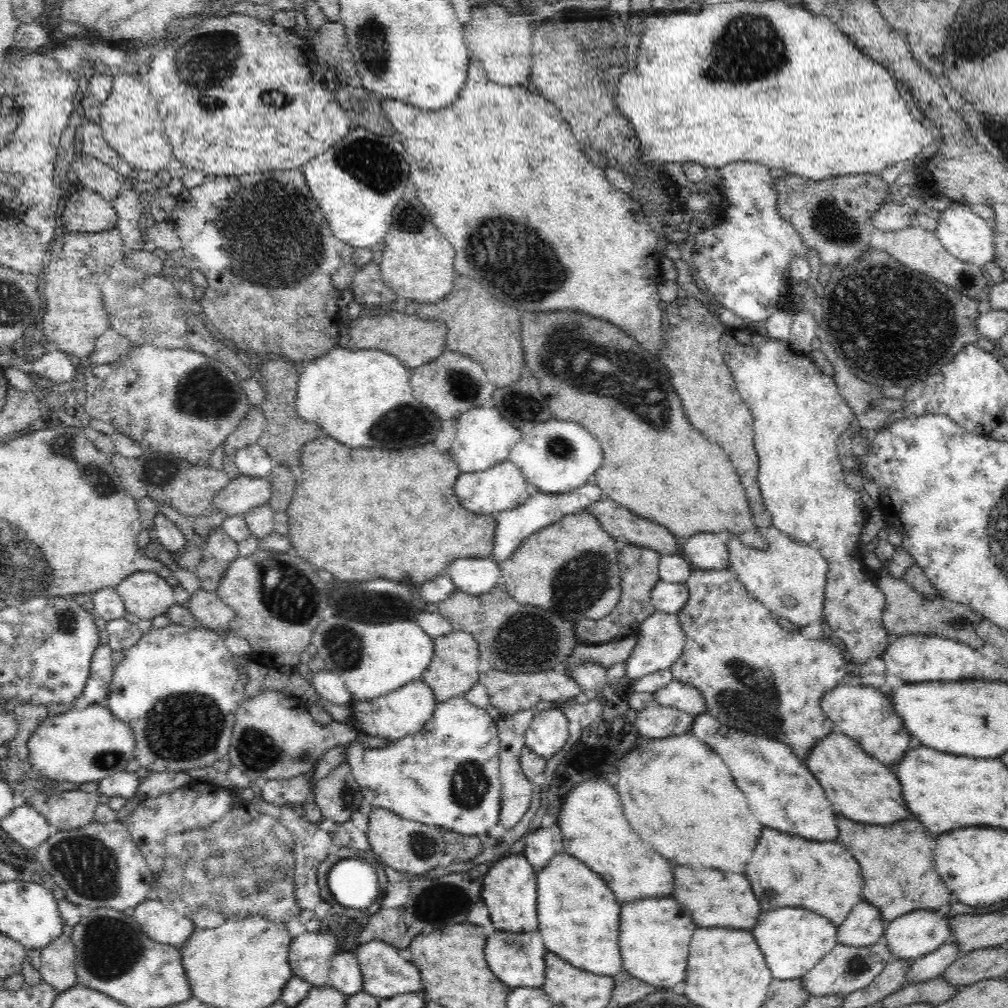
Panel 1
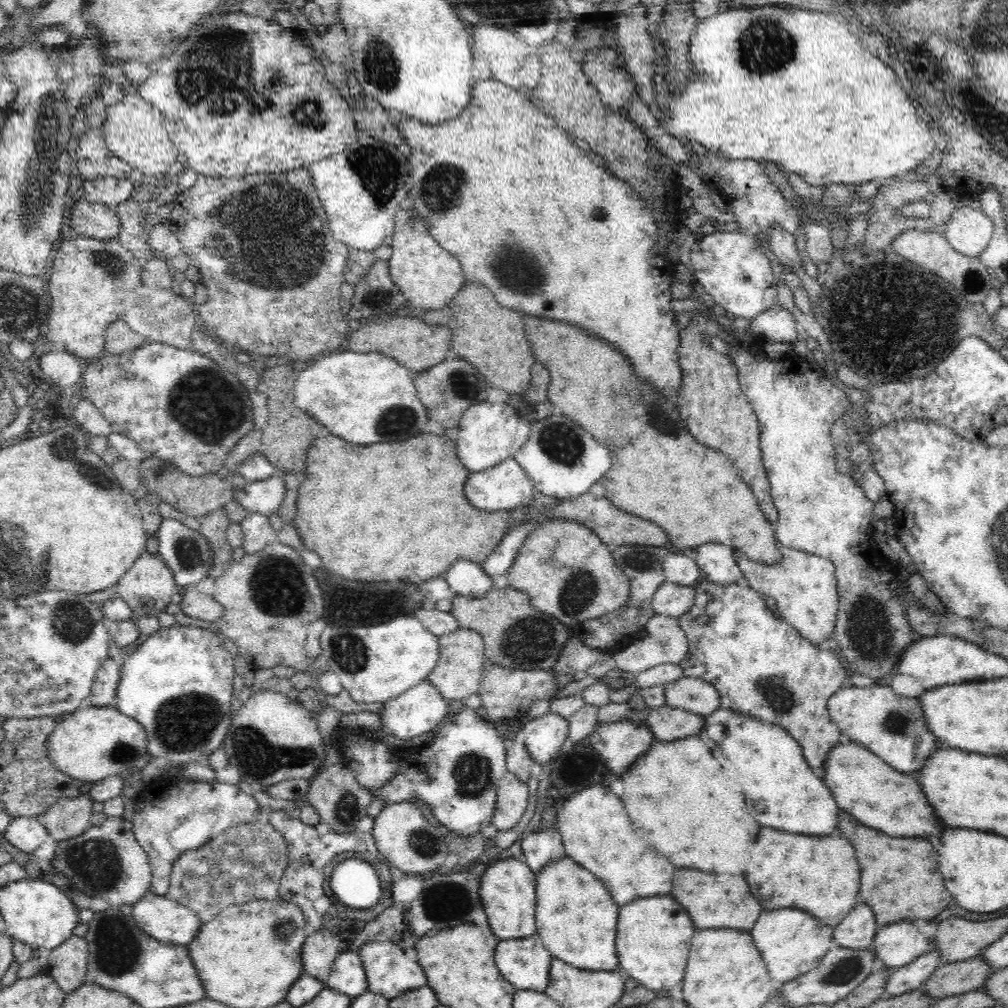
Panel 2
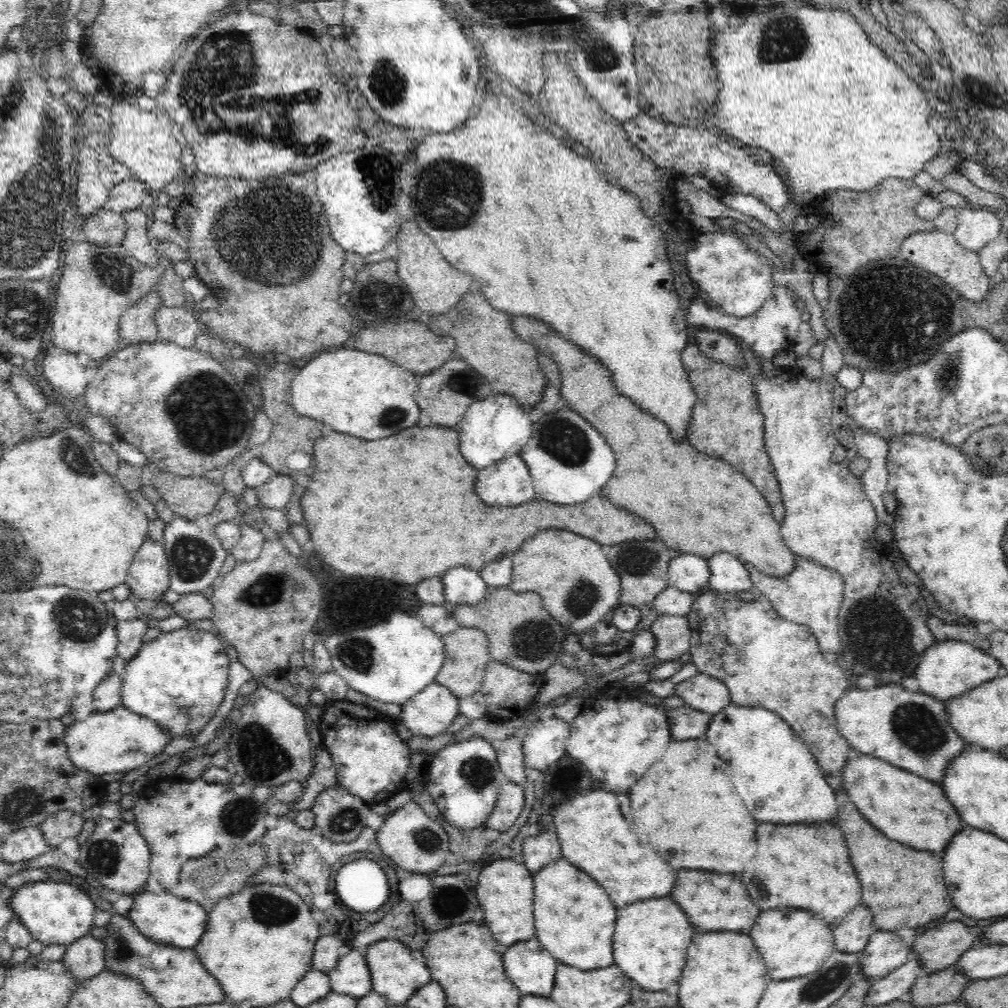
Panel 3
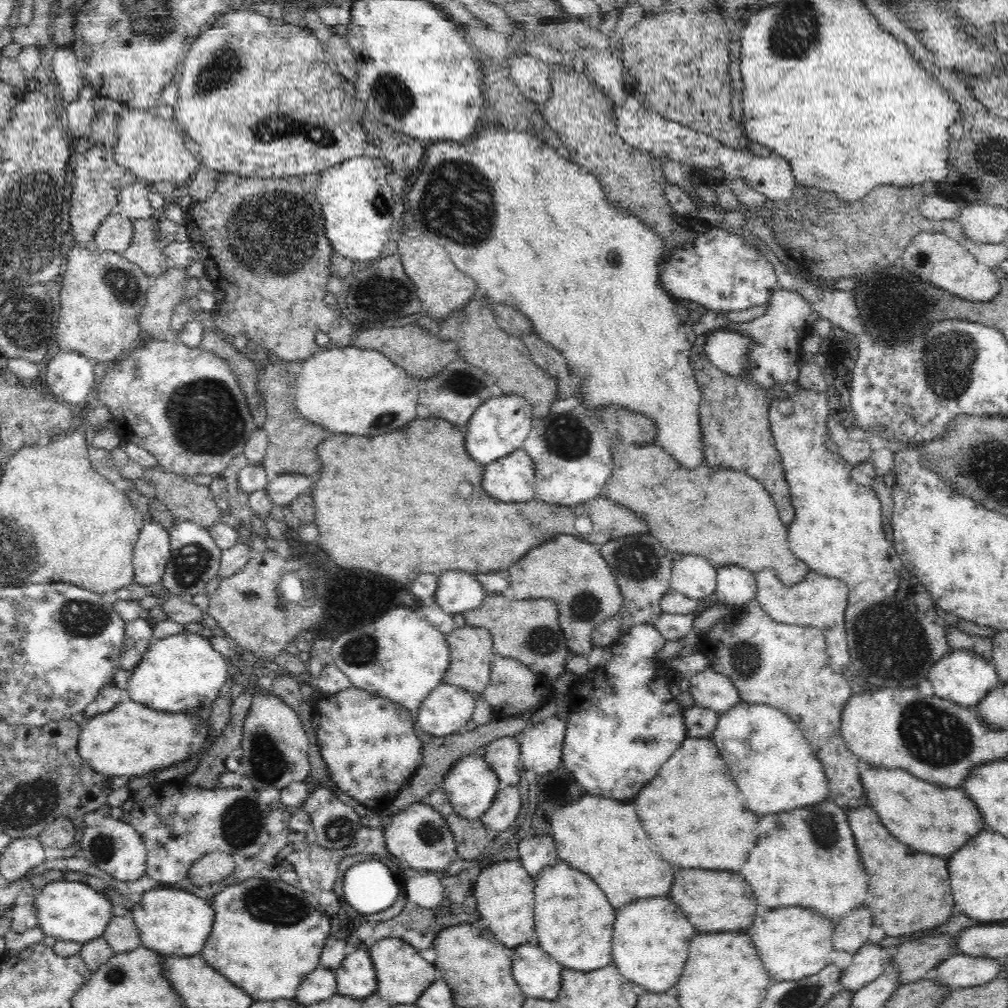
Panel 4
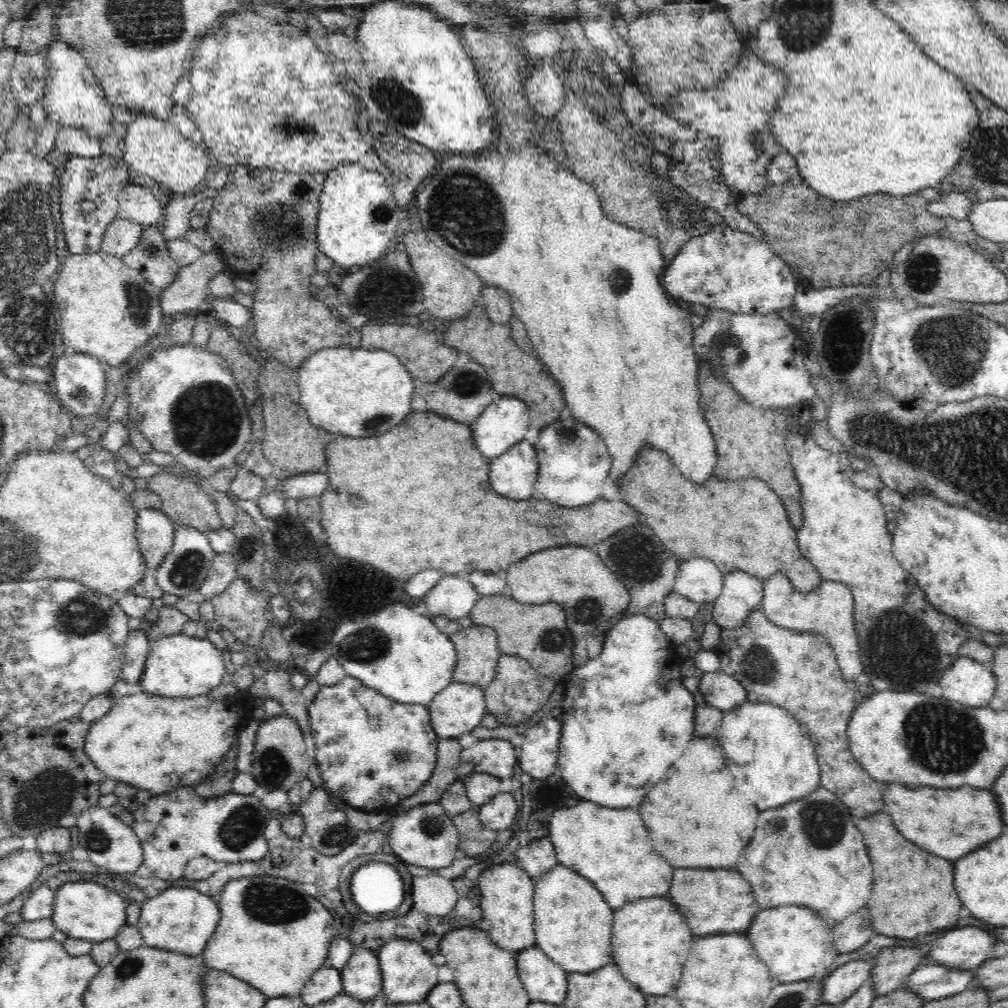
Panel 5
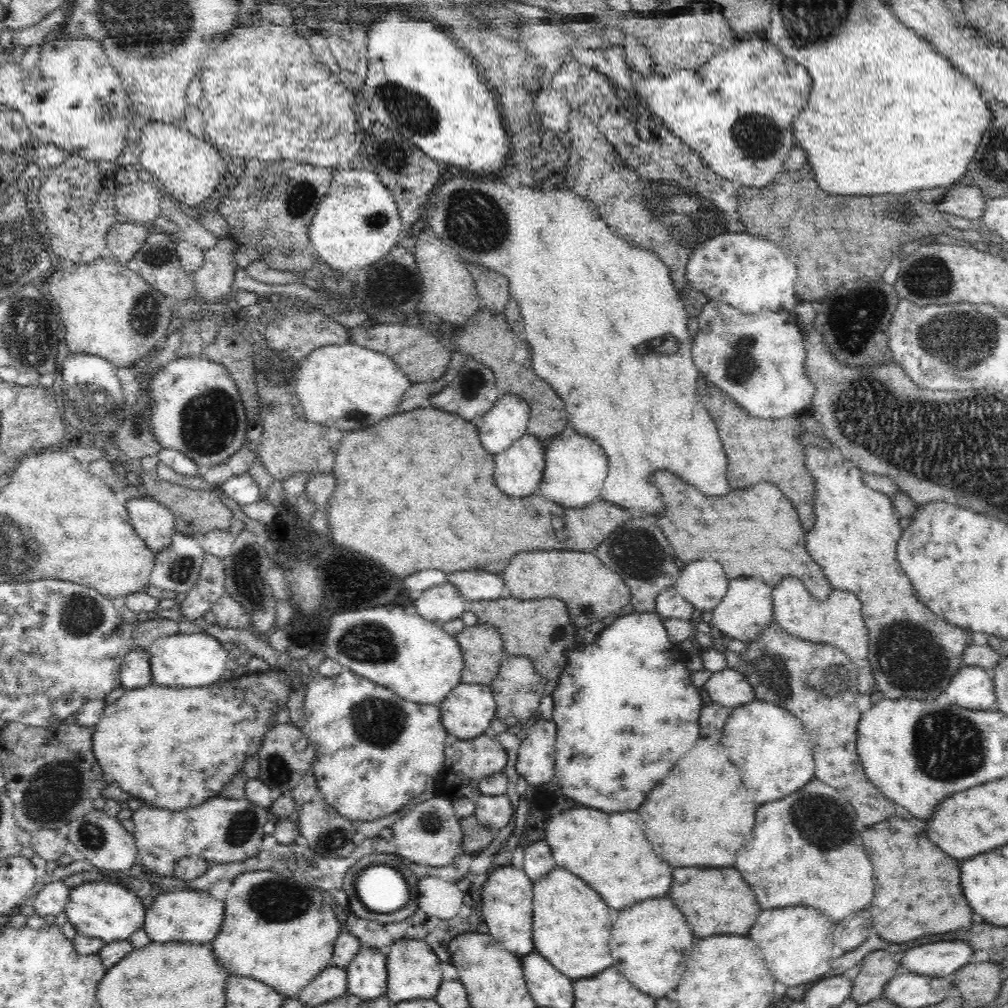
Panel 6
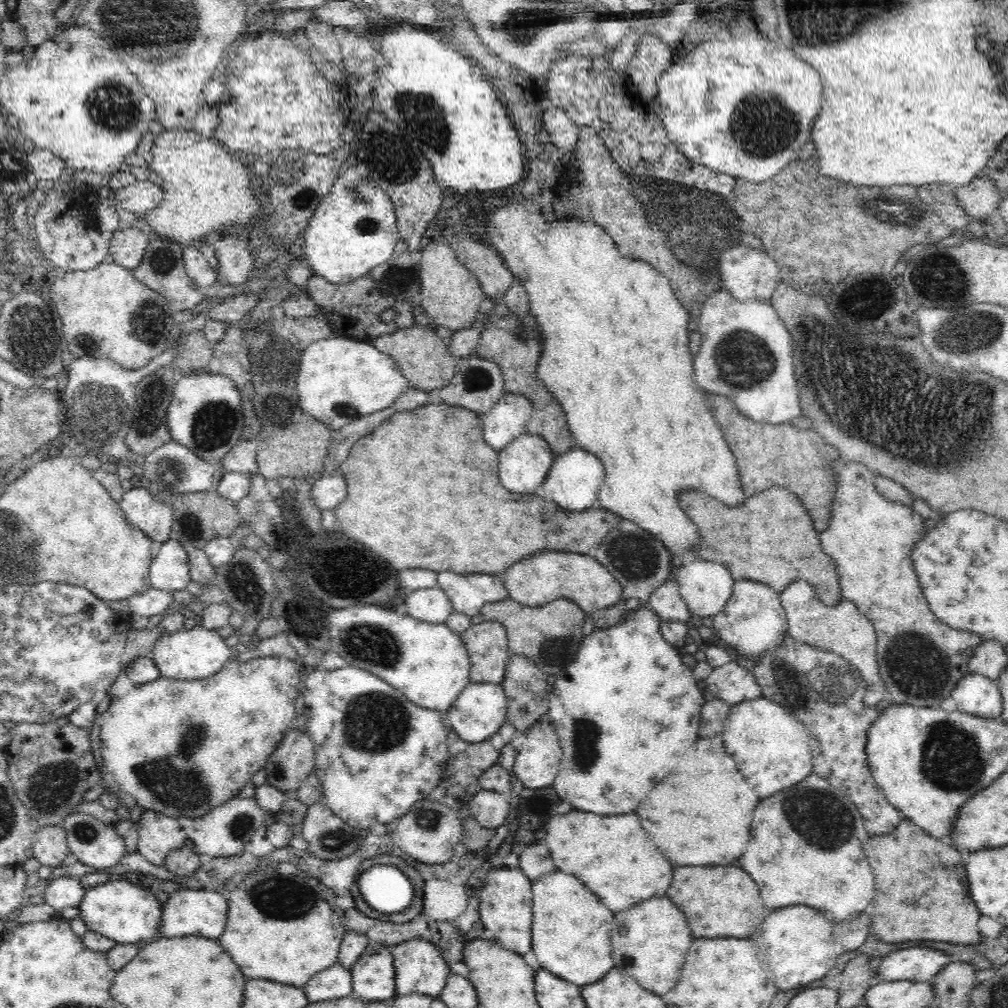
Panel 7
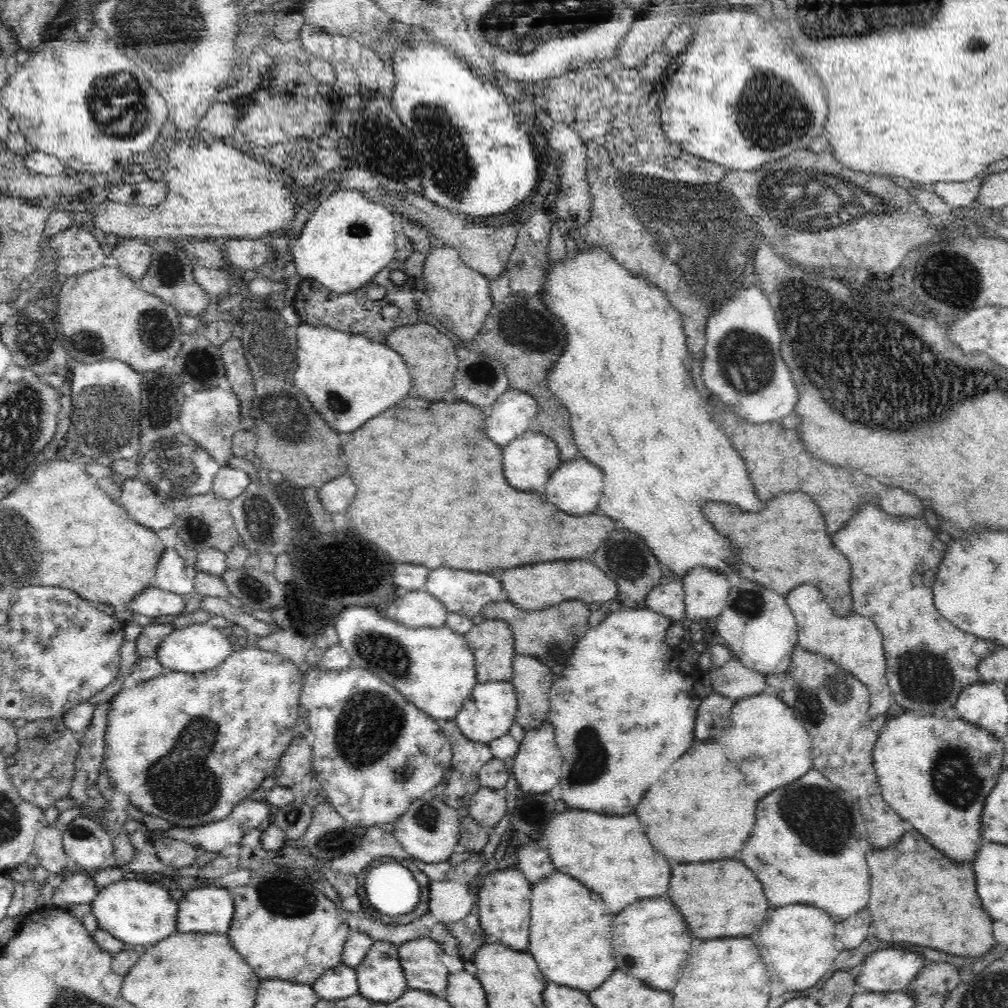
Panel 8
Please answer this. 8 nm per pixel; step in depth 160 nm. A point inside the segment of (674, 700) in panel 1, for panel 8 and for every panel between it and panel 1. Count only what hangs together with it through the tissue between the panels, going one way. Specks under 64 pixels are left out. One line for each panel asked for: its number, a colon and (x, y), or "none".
2: (692, 694)
3: (702, 692)
4: (710, 689)
5: (720, 690)
6: (729, 688)
7: (732, 683)
8: (733, 680)

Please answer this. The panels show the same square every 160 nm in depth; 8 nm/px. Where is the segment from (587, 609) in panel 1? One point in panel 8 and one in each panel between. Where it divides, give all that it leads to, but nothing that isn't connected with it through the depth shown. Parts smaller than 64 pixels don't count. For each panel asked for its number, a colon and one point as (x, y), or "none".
2: (568, 571)
3: (572, 575)
4: (573, 574)
5: (573, 577)
6: (591, 592)
7: (546, 576)
8: (538, 586)

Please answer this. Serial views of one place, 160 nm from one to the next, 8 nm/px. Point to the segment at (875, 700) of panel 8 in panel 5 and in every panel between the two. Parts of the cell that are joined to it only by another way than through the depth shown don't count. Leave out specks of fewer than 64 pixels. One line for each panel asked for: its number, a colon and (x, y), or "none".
5: (828, 611)
6: (837, 621)
7: (842, 628)

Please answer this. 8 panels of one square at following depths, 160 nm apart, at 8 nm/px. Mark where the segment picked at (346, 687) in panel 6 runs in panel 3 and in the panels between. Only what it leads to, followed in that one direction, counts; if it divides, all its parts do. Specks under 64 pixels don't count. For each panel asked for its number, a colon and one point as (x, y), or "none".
3: (371, 759)
4: (369, 743)
5: (371, 751)

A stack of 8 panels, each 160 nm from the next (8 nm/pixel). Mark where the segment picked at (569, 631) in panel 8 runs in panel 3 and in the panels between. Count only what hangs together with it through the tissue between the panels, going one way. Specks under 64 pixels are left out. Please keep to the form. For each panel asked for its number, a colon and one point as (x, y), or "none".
3: (522, 634)
4: (529, 630)
5: (538, 633)
6: (541, 629)
7: (550, 634)

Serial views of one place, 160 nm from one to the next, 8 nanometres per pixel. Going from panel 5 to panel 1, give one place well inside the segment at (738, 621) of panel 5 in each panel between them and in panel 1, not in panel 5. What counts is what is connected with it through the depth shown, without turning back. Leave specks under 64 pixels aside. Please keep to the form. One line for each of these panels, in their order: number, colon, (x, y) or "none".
1: (705, 550)
2: (716, 562)
3: (728, 574)
4: (736, 586)

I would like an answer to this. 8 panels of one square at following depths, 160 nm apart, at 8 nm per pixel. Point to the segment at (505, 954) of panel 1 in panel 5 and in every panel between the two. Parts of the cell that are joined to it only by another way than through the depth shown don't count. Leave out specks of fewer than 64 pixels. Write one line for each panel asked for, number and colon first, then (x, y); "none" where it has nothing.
2: (524, 962)
3: (532, 969)
4: (538, 976)
5: (545, 982)

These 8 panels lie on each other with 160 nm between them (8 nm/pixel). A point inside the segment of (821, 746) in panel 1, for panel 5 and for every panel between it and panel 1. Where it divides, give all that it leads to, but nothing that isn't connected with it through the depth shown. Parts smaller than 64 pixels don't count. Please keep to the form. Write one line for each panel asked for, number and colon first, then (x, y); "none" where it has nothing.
2: (875, 794)
3: (907, 808)
4: (936, 820)
5: (950, 823)

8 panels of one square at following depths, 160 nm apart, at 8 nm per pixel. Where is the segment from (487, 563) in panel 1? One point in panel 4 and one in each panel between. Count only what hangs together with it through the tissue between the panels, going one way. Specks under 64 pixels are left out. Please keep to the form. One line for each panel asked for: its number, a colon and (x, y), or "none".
2: (465, 578)
3: (461, 585)
4: (457, 591)

